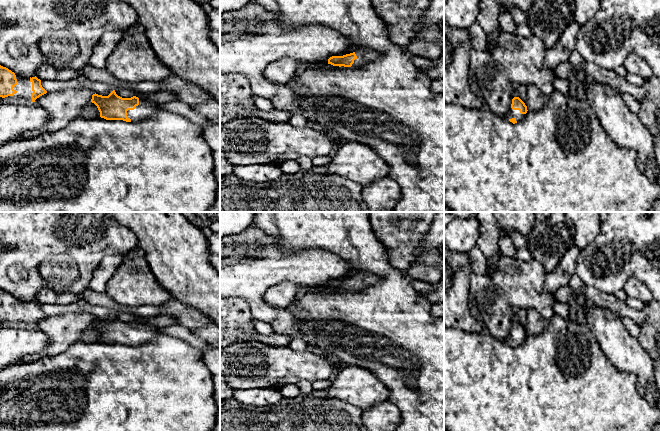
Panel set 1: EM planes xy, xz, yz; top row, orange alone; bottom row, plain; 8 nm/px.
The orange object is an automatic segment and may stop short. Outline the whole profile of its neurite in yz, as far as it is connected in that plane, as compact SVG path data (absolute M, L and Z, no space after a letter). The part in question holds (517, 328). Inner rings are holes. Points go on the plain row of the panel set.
M514 321L512 323L511 332L505 341L515 348L525 341L527 335L525 327L519 321Z

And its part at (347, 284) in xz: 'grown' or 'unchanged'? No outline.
grown

